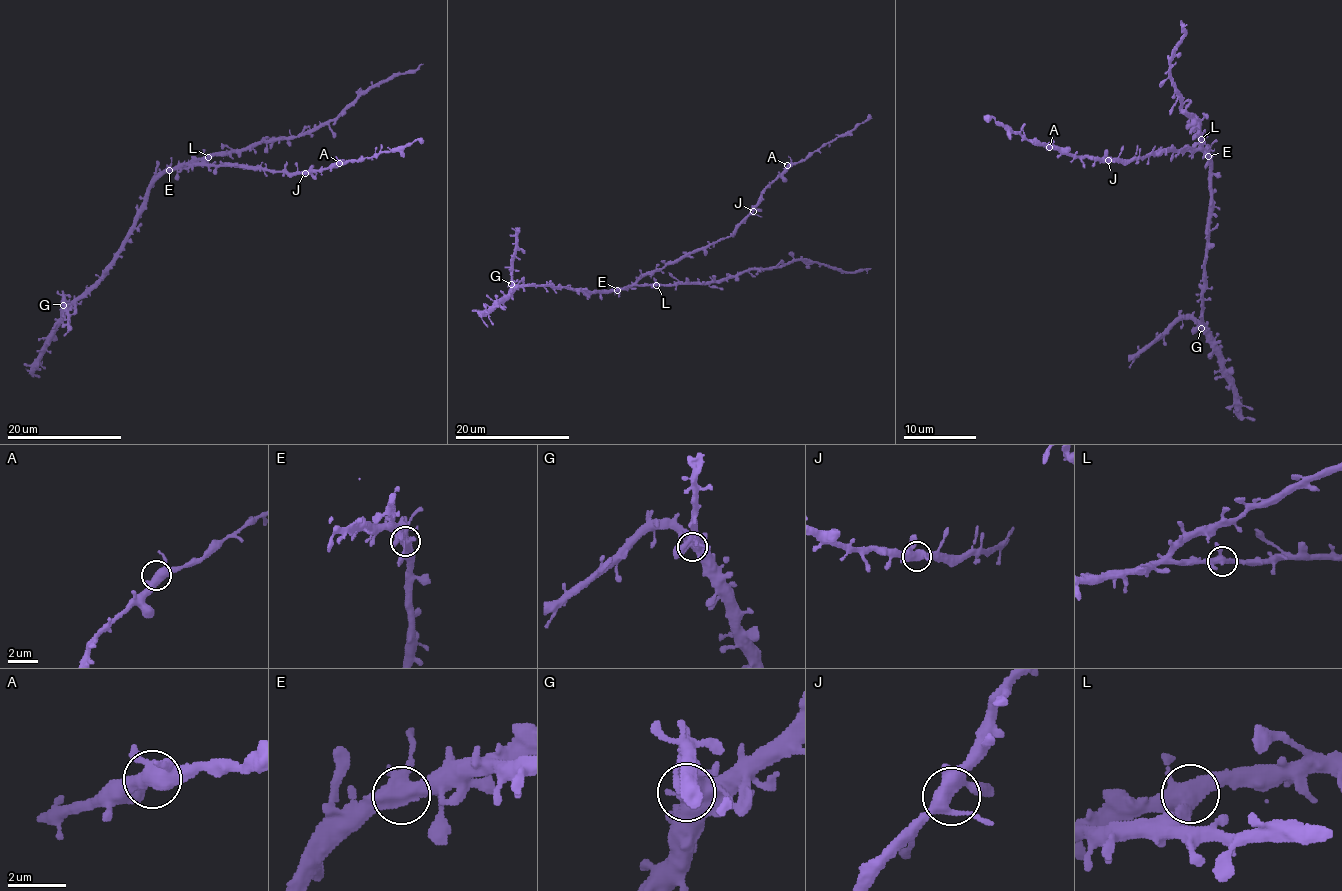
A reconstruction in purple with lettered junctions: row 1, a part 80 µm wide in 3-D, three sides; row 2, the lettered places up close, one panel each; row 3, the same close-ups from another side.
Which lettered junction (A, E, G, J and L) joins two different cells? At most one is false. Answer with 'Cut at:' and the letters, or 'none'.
Cut at: none

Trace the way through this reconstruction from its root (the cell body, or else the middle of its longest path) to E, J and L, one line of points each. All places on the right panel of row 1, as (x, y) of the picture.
E: (1193, 151), (1203, 151), (1208, 156)
J: (1193, 151), (1159, 151), (1128, 160), (1108, 160)
L: (1193, 151), (1188, 149), (1201, 140)

